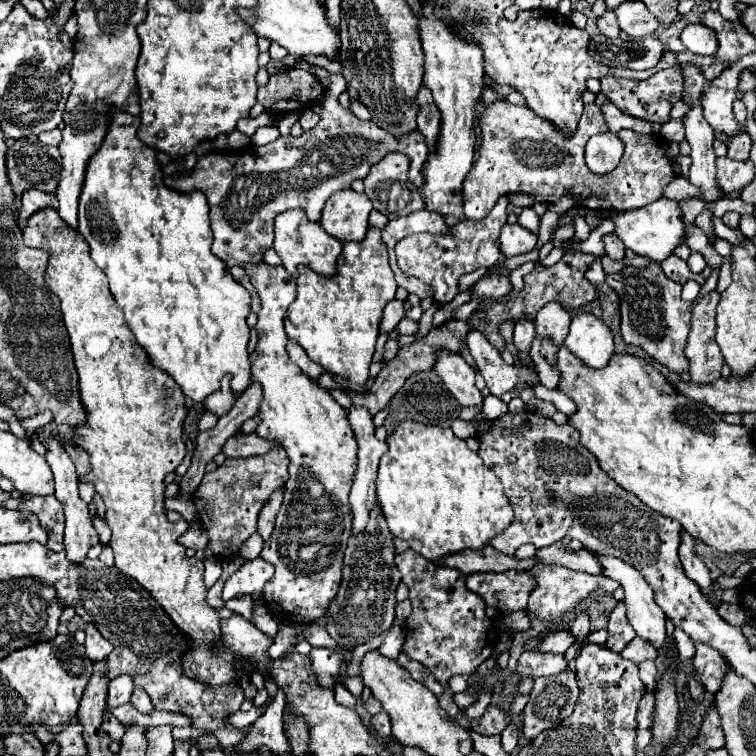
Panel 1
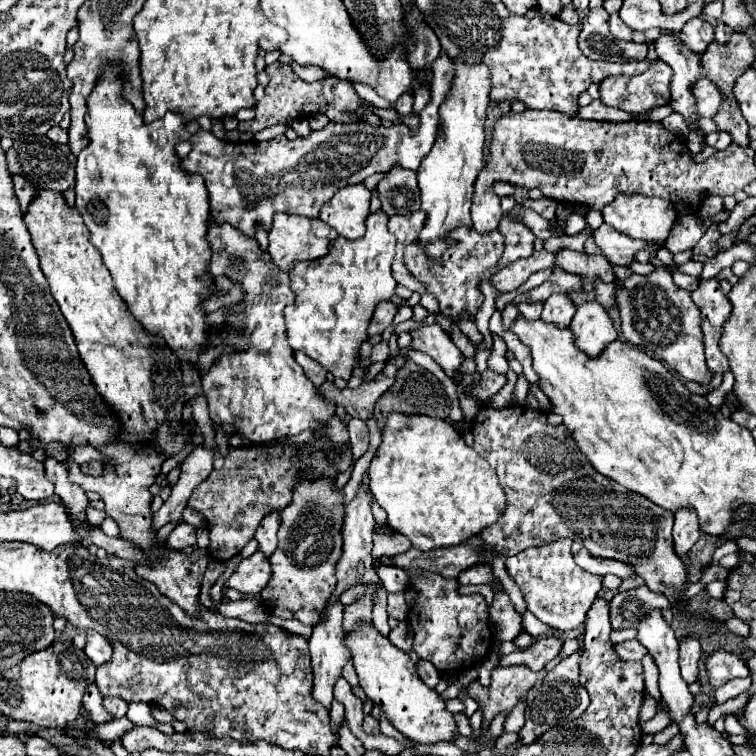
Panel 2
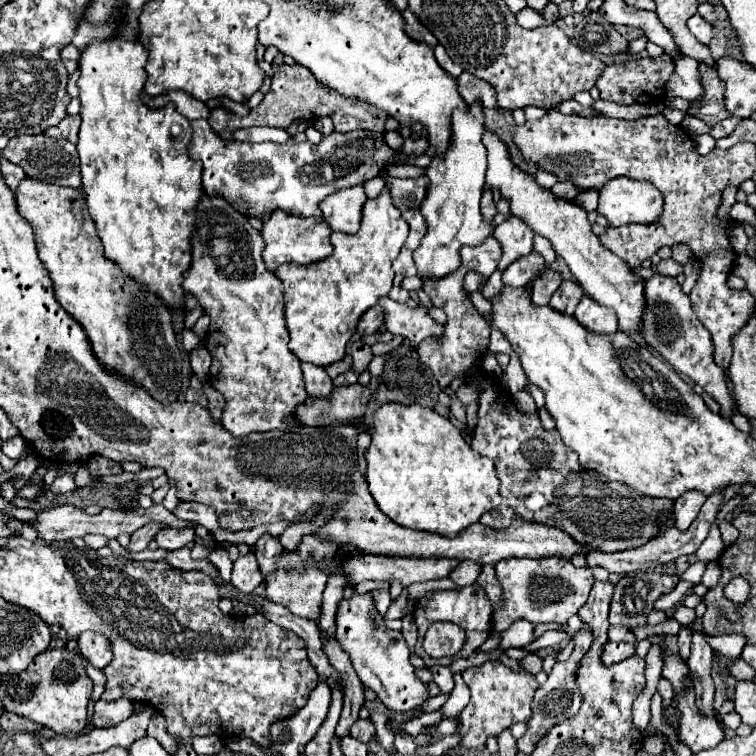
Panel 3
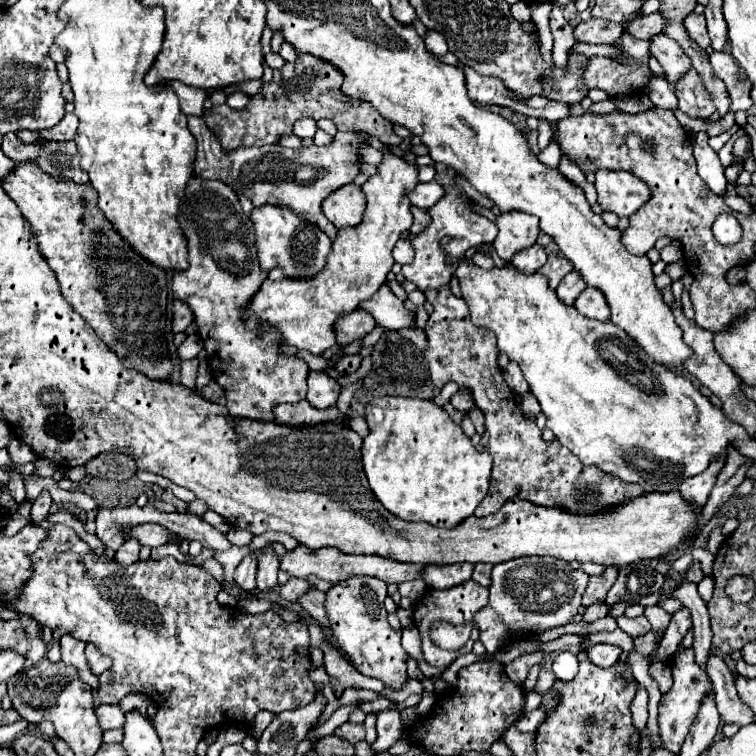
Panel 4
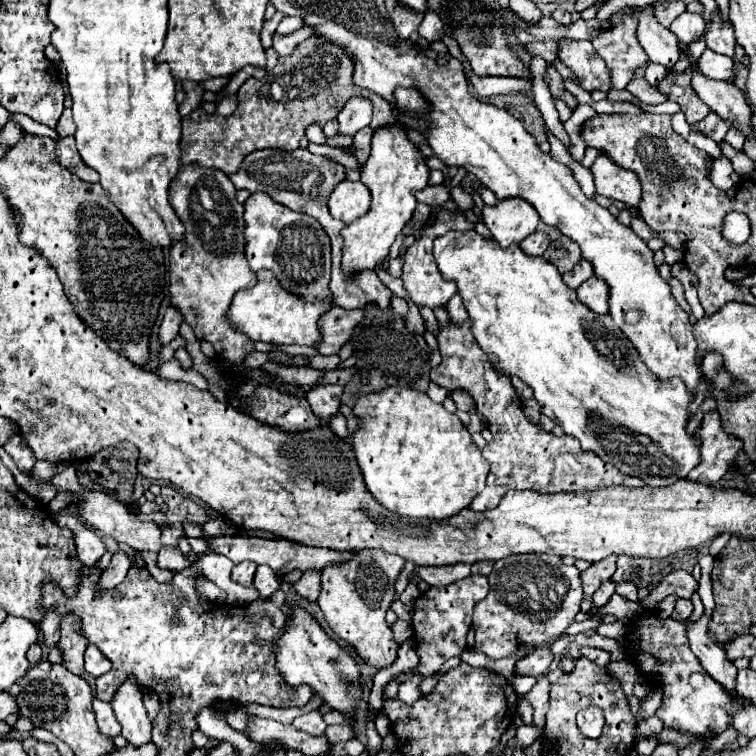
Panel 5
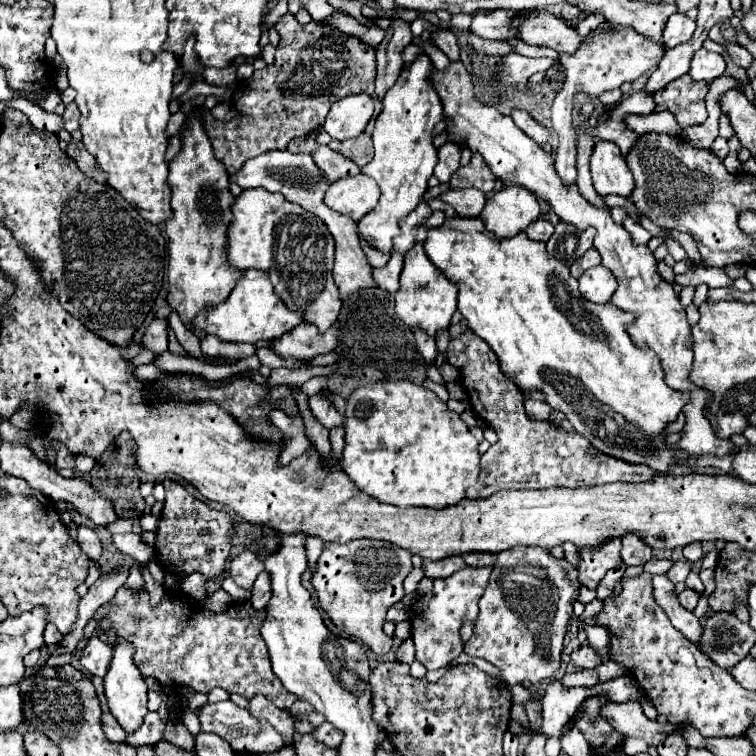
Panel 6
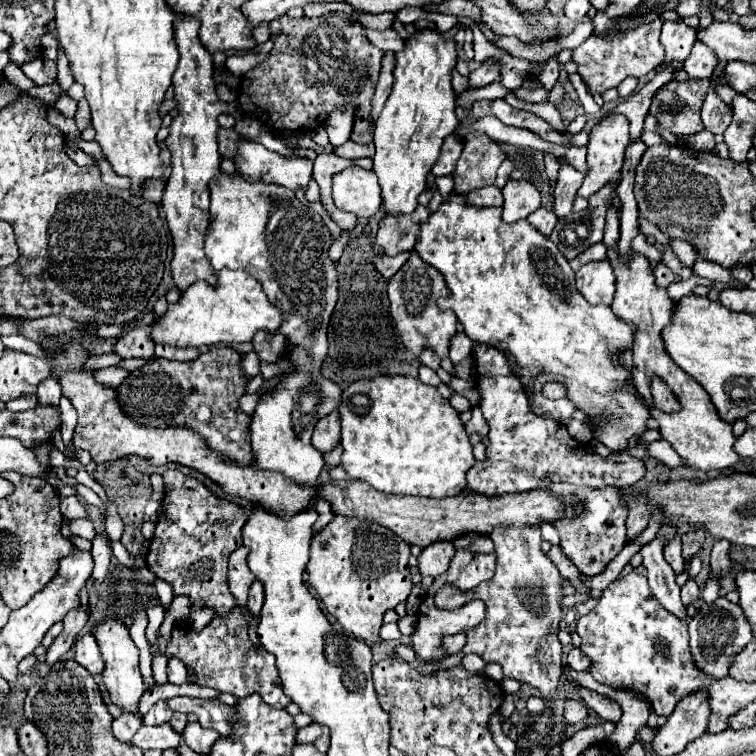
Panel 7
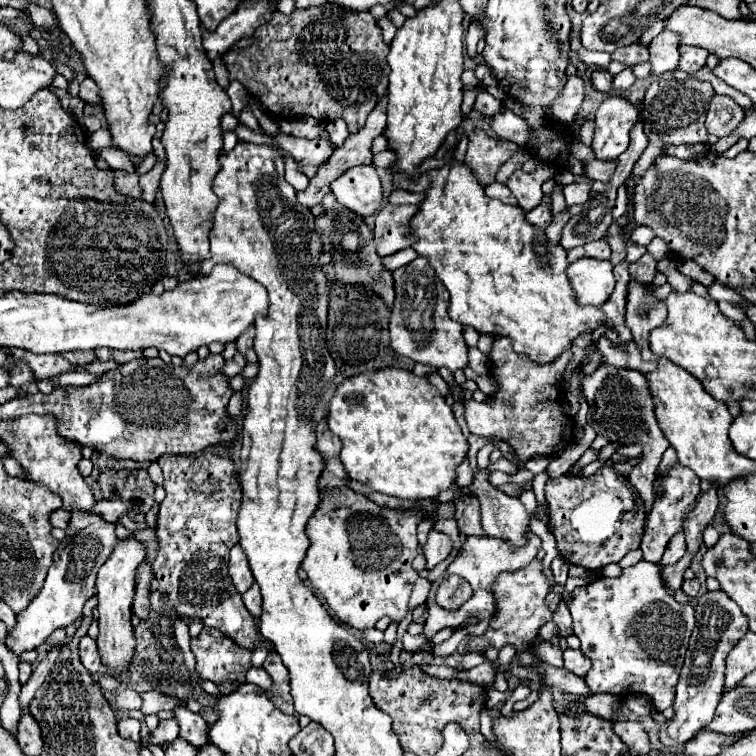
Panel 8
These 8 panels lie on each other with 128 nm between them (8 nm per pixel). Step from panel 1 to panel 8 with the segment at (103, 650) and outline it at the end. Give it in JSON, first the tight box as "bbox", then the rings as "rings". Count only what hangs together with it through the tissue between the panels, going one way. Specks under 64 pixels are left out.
{"bbox":[80,636,102,674],"rings":[[[84,636],[80,640],[80,660],[82,664],[90,670],[90,674],[100,672],[102,668],[102,660],[100,660],[100,652],[96,648],[96,642],[90,636]]]}

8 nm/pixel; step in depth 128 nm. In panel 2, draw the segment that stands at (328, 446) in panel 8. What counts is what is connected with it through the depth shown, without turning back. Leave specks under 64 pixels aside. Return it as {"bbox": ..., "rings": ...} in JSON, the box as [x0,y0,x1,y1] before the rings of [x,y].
{"bbox":[294,352,328,388],"rings":[[[294,352],[294,356],[296,356],[296,362],[304,368],[304,374],[310,378],[310,382],[316,388],[320,388],[320,384],[324,384],[324,380],[326,380],[328,372],[320,364],[316,364],[312,358],[308,358],[304,352]]]}

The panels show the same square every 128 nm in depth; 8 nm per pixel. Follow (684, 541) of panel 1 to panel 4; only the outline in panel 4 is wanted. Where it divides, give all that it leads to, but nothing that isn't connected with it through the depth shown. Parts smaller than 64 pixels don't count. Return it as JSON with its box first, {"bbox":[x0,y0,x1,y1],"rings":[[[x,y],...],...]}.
{"bbox":[680,456,726,508],"rings":[[[718,456],[716,460],[712,460],[712,464],[704,470],[704,474],[698,474],[698,476],[694,476],[694,478],[684,480],[684,484],[680,486],[680,494],[682,494],[686,500],[690,500],[696,508],[704,506],[710,490],[712,490],[714,484],[716,484],[716,476],[718,476],[720,470],[724,468],[724,464],[726,464],[726,456]]]}

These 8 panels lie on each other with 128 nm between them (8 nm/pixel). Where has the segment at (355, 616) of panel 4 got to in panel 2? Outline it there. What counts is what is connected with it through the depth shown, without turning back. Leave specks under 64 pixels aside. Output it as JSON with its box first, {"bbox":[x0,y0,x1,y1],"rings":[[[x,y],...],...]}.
{"bbox":[344,620,456,744],"rings":[[[360,620],[358,628],[344,636],[346,648],[352,652],[352,662],[360,678],[360,686],[366,696],[382,708],[386,718],[396,730],[416,744],[432,744],[438,740],[452,740],[456,724],[452,714],[446,710],[444,700],[430,690],[416,672],[416,664],[410,656],[394,646],[388,636],[382,636],[374,624]]]}

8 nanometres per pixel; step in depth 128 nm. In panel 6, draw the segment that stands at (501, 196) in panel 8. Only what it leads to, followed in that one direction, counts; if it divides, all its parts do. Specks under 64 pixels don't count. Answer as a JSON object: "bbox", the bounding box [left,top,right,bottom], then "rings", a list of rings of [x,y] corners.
{"bbox":[440,190,488,216],"rings":[[[448,190],[440,196],[440,200],[448,202],[460,216],[480,216],[484,204],[488,202],[486,194],[480,190]]]}

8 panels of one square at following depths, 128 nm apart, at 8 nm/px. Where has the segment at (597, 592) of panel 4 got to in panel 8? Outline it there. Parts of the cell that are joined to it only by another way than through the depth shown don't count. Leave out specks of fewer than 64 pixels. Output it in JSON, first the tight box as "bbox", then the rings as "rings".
{"bbox":[546,466,646,570],"rings":[[[610,466],[610,476],[602,474],[604,468],[600,468],[596,474],[588,478],[578,476],[560,476],[550,478],[546,482],[546,504],[548,504],[548,528],[556,538],[560,556],[576,566],[582,566],[586,570],[600,570],[612,562],[620,562],[630,550],[636,550],[640,546],[640,538],[644,534],[646,526],[646,512],[644,502],[640,500],[640,494],[632,488],[630,480],[616,472]]]}

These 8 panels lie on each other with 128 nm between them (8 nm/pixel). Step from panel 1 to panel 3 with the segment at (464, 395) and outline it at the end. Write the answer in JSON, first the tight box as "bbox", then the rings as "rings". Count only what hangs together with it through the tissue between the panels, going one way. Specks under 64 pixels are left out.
{"bbox":[378,296,442,348],"rings":[[[382,296],[378,304],[384,308],[384,326],[388,332],[404,336],[416,348],[420,340],[428,336],[440,336],[442,326],[430,318],[426,308],[410,308],[402,302],[392,300],[390,296]]]}

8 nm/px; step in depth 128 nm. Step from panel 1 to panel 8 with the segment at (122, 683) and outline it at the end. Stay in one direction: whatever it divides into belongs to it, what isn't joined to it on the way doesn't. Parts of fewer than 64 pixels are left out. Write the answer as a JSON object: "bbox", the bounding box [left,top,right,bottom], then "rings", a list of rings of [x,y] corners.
{"bbox":[118,718,142,742],"rings":[[[124,718],[118,722],[118,732],[122,738],[130,738],[134,742],[140,742],[142,736],[140,736],[140,722],[134,720],[134,718]]]}

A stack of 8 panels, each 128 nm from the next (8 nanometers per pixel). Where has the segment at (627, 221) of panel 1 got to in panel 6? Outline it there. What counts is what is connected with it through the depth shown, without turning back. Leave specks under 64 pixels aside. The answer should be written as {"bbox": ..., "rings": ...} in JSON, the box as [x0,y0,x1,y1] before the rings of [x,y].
{"bbox":[590,142,634,196],"rings":[[[596,142],[592,160],[590,160],[592,180],[598,194],[618,194],[618,196],[630,196],[634,190],[634,178],[630,168],[626,166],[624,156],[620,154],[620,148],[614,142]]]}

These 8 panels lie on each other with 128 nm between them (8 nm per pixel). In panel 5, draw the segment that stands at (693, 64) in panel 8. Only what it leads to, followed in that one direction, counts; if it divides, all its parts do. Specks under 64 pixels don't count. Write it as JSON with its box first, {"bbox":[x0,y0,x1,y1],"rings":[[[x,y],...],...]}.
{"bbox":[696,50,732,80],"rings":[[[706,50],[700,60],[696,62],[698,72],[702,72],[704,76],[710,76],[714,80],[728,80],[732,76],[732,58],[716,54],[712,50]]]}

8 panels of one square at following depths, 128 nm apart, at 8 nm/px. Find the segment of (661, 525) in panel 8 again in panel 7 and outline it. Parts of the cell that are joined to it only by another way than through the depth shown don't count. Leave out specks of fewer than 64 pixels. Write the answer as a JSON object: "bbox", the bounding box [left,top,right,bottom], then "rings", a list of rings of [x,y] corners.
{"bbox":[640,536,690,622],"rings":[[[658,536],[652,542],[644,544],[640,550],[644,558],[644,568],[648,570],[648,584],[652,588],[652,594],[660,600],[660,604],[666,610],[670,610],[684,622],[690,622],[690,618],[686,616],[686,608],[680,600],[680,586],[676,584],[676,574],[672,572],[670,564],[662,556],[664,542],[666,540]]]}

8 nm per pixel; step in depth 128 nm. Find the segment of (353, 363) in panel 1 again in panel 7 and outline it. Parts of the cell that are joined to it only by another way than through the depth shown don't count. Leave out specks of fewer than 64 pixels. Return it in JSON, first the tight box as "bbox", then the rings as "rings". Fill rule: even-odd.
{"bbox":[152,28,460,348],"rings":[[[422,28],[416,30],[406,42],[400,52],[394,54],[394,84],[392,84],[392,94],[386,100],[386,106],[376,122],[374,128],[374,144],[376,144],[376,154],[374,154],[374,174],[380,180],[382,188],[382,200],[386,206],[388,214],[410,214],[418,206],[416,198],[420,192],[426,190],[426,176],[430,174],[430,168],[438,160],[440,146],[446,136],[454,134],[458,128],[460,120],[456,116],[456,92],[452,88],[452,70],[456,68],[458,60],[458,48],[456,40],[444,40],[442,32],[438,28]],[[222,268],[216,272],[218,284],[194,282],[180,294],[176,304],[168,304],[164,316],[152,322],[152,340],[170,348],[200,348],[212,344],[250,342],[258,330],[276,330],[280,326],[280,310],[272,306],[262,284],[244,270]]]}

